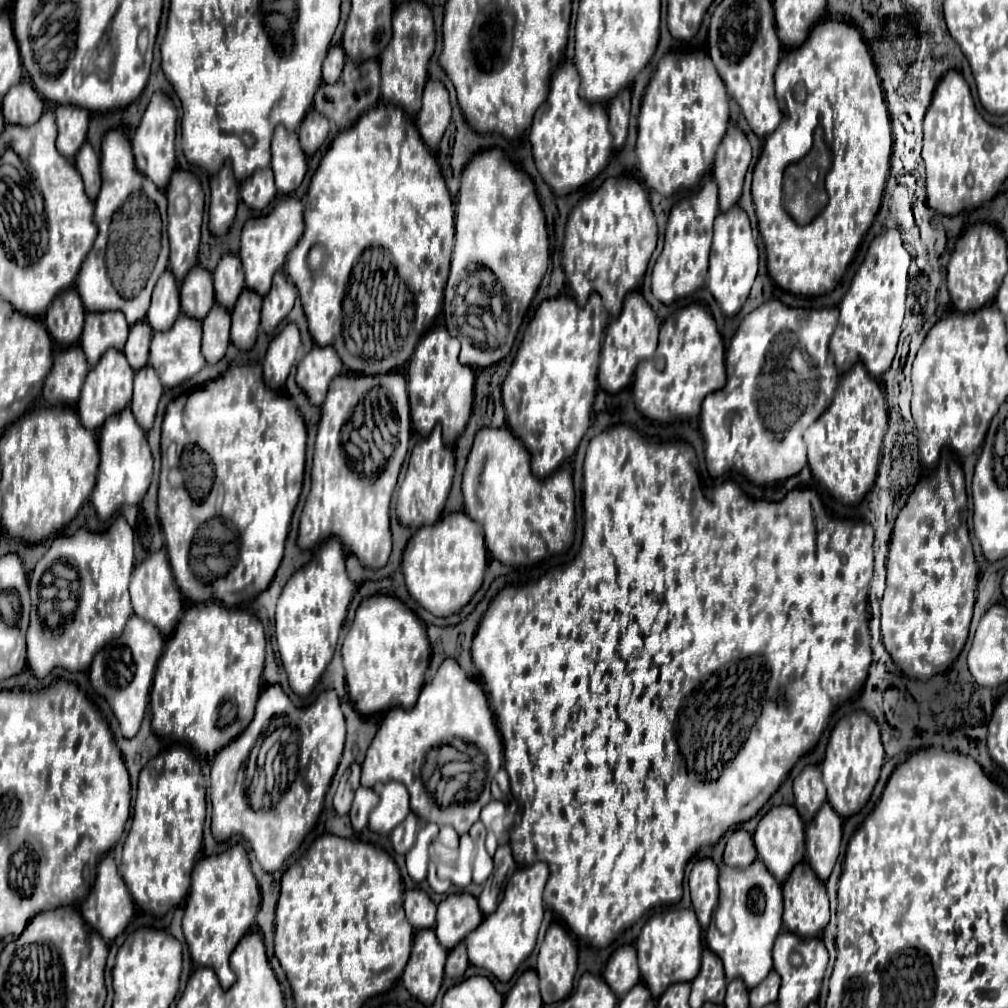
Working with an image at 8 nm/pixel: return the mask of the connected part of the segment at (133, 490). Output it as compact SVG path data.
M131 408L123 410L119 418L107 418L107 426L99 430L99 474L97 484L91 494L91 504L97 512L97 518L105 522L111 518L121 506L135 506L143 500L149 484L151 484L151 470L153 470L153 456L147 444L147 436L139 430Z

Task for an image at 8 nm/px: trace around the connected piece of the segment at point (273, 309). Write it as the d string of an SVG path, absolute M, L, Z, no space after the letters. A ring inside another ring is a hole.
M277 272L273 276L273 286L269 294L263 298L263 312L261 312L261 328L269 334L273 332L293 310L293 304L297 300L297 292L291 282L283 276L283 272Z

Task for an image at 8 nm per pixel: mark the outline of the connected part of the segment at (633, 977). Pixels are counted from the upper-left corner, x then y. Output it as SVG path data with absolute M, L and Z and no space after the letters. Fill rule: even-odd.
M621 946L607 962L605 972L603 972L605 982L609 984L609 988L619 994L619 998L623 994L627 994L627 990L631 990L631 986L639 984L639 966L637 966L637 954L633 946Z

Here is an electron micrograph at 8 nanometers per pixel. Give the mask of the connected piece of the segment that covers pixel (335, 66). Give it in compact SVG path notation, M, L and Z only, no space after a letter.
M333 46L325 58L323 64L323 82L325 84L335 84L339 80L339 74L345 64L345 52L341 46Z

